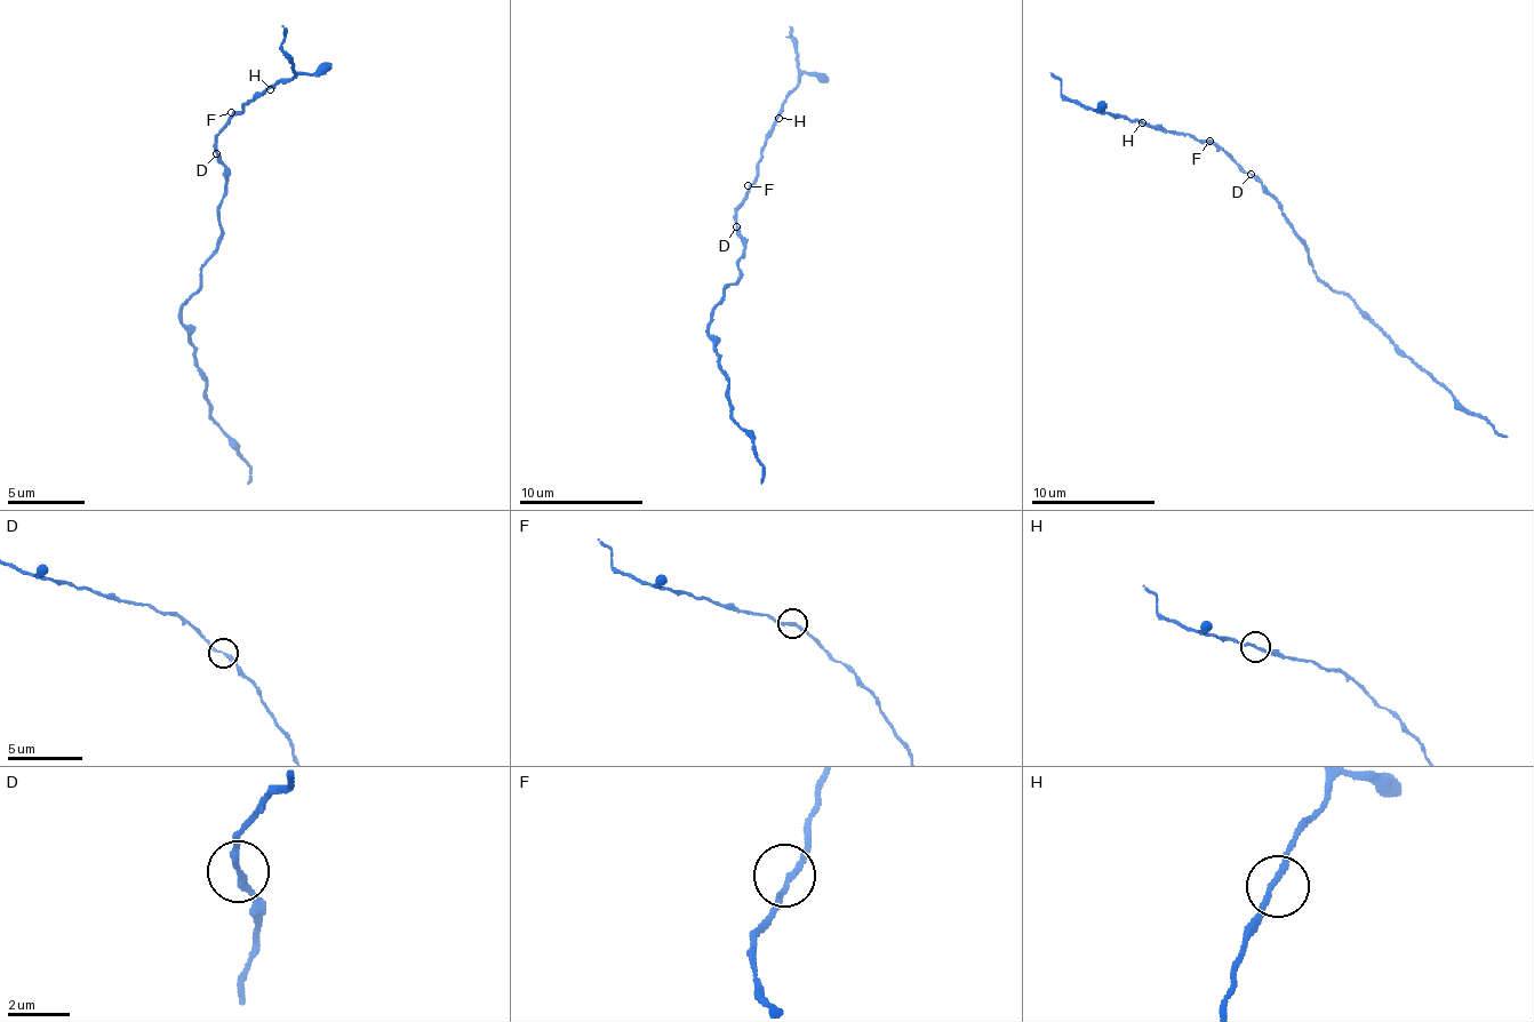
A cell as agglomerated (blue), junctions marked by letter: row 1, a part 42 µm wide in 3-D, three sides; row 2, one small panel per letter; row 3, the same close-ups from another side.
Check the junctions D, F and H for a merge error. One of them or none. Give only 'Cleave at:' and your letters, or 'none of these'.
Cleave at: none of these

